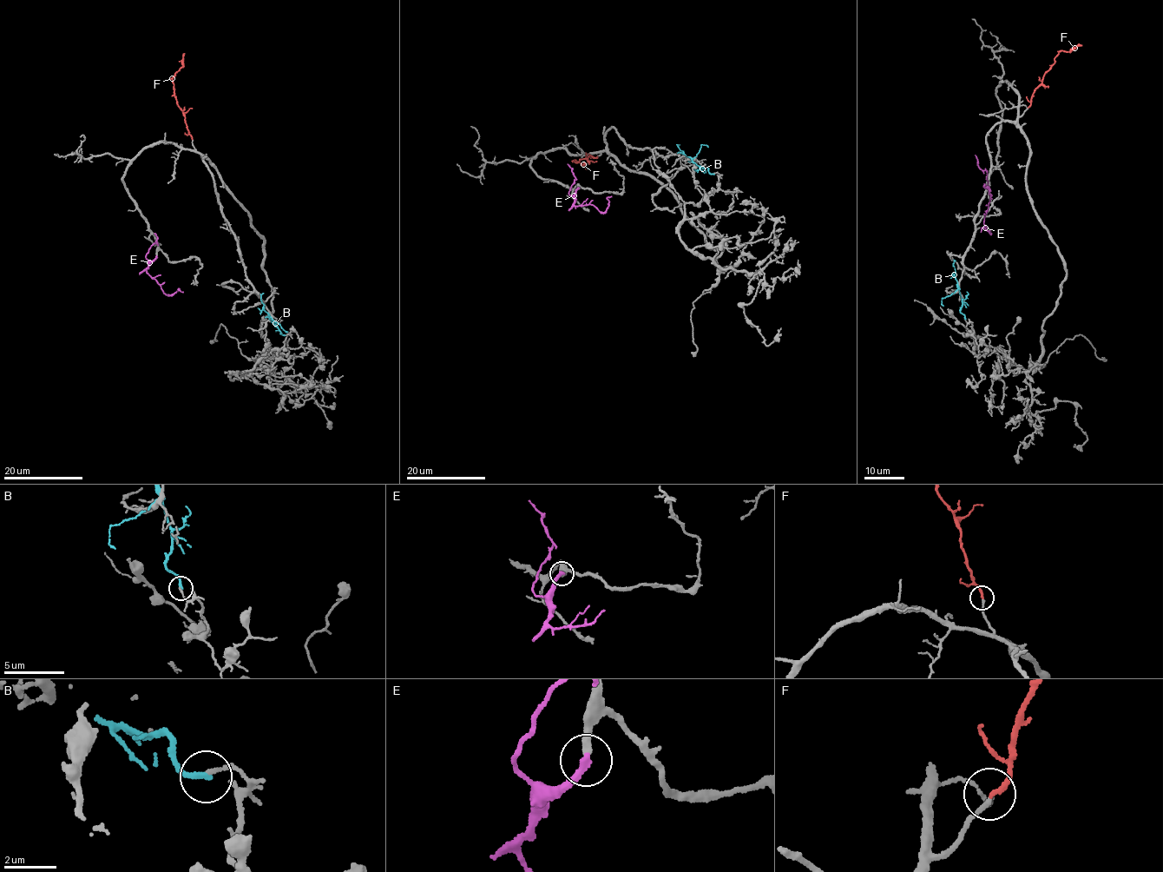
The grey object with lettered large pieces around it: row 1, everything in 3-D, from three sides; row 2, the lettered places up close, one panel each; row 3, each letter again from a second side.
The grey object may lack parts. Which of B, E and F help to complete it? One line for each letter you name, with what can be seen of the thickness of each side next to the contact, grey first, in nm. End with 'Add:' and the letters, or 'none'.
E: 280 nm thick on the grey side, 280 nm on the other
F: 180 nm thick on the grey side, 200 nm on the other
Add: E, F

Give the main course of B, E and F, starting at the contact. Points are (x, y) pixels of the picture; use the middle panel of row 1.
B: (713, 174), (683, 154), (679, 144)
E: (578, 188), (574, 198), (574, 206), (590, 203), (601, 212), (605, 212), (607, 199), (612, 196)
F: (597, 156), (590, 155), (578, 161), (574, 161), (584, 164), (587, 168)

